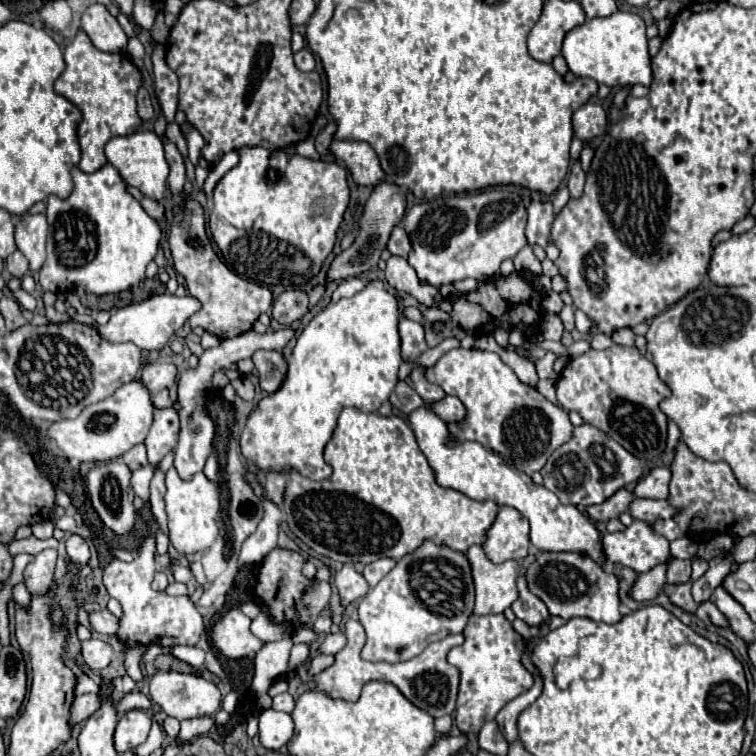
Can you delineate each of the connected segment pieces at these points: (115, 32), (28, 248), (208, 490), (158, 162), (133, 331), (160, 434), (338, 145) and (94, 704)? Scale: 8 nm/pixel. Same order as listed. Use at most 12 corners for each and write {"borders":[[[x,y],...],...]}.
{"borders":[[[103,5],[81,27],[99,51],[123,53],[125,31]],[[23,215],[15,225],[15,245],[31,271],[45,263],[47,219]],[[203,473],[165,477],[169,541],[181,555],[217,539],[219,491]],[[153,131],[109,139],[105,157],[145,197],[165,197],[169,165]],[[153,295],[97,327],[109,343],[161,351],[201,309],[191,295]],[[173,407],[157,409],[143,445],[157,465],[179,437]],[[333,141],[331,151],[345,161],[363,187],[383,183],[375,151],[361,141]],[[79,695],[71,705],[69,723],[89,719],[101,705],[99,695]]]}

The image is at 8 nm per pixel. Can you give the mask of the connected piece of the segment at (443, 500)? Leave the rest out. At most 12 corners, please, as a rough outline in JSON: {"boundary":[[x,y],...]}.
{"boundary":[[343,409],[293,539],[339,563],[465,553],[499,511],[439,487],[397,415]]}

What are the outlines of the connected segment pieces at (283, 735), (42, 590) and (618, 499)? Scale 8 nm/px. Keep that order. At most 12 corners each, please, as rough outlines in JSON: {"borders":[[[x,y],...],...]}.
{"borders":[[[289,713],[259,715],[259,743],[279,751],[293,737]],[[45,549],[25,567],[25,587],[45,595],[53,583],[57,551]],[[619,489],[601,505],[587,507],[593,521],[617,519],[629,509],[633,495]]]}

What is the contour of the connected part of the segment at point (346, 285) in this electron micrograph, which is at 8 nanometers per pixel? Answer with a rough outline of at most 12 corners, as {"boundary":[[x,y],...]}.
{"boundary":[[349,277],[331,295],[331,303],[365,288],[365,281]]}

